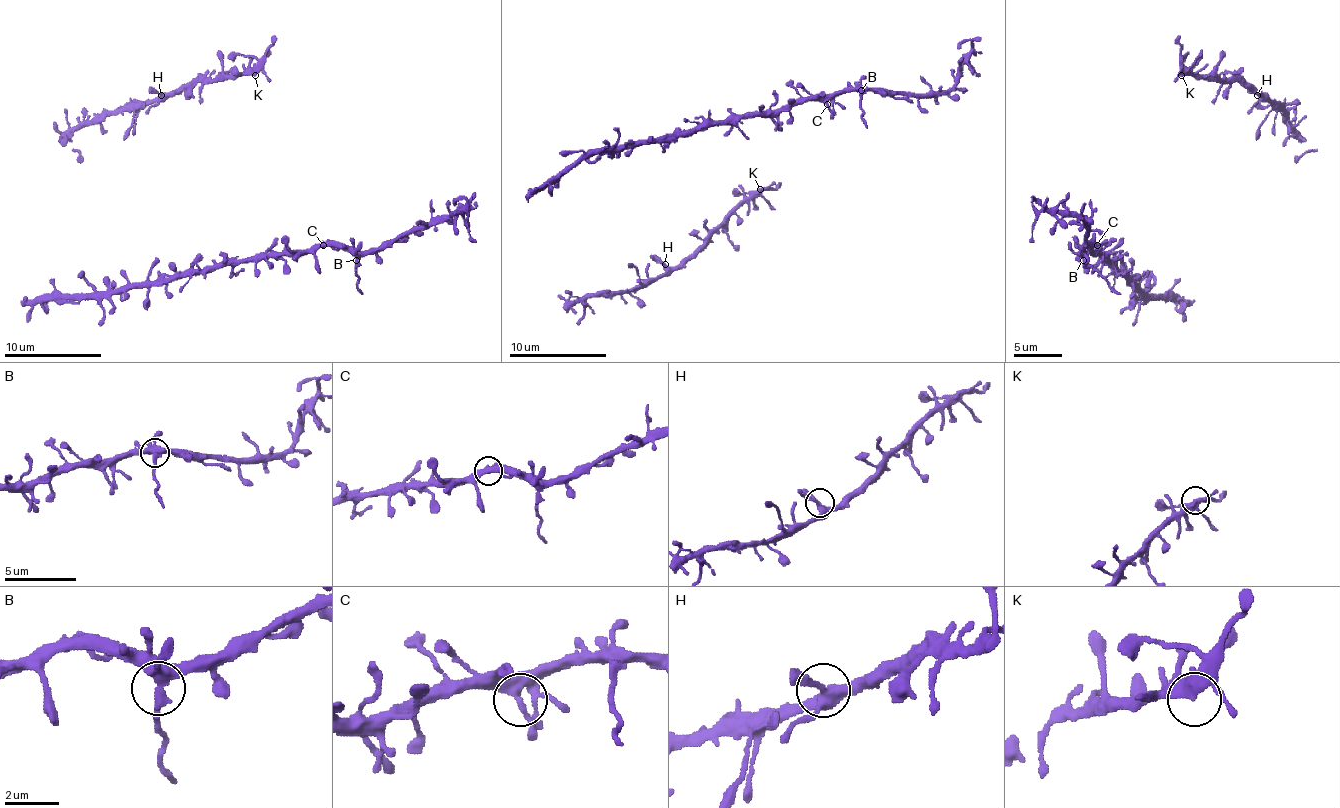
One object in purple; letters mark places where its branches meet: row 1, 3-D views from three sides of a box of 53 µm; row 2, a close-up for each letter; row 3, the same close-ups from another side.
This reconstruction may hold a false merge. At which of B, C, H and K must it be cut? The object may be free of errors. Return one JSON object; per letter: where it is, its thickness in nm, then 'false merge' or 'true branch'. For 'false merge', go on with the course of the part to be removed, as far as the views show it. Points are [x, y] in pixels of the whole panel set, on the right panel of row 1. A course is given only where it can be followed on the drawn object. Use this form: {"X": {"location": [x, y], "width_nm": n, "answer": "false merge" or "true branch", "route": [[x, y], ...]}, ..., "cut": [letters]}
{"B": {"location": [1083, 260], "width_nm": 360, "answer": "false merge", "route": [[1082, 259], [1121, 293]]}, "C": {"location": [1097, 245], "width_nm": 280, "answer": "true branch"}, "H": {"location": [1257, 95], "width_nm": 300, "answer": "true branch"}, "K": {"location": [1181, 75], "width_nm": 360, "answer": "true branch"}, "cut": ["B"]}

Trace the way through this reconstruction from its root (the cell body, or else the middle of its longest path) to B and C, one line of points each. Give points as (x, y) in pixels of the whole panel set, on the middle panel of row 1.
B: (777, 124), (774, 119), (796, 104), (861, 90)
C: (777, 124), (774, 119), (781, 111), (808, 99), (820, 99), (827, 104)

